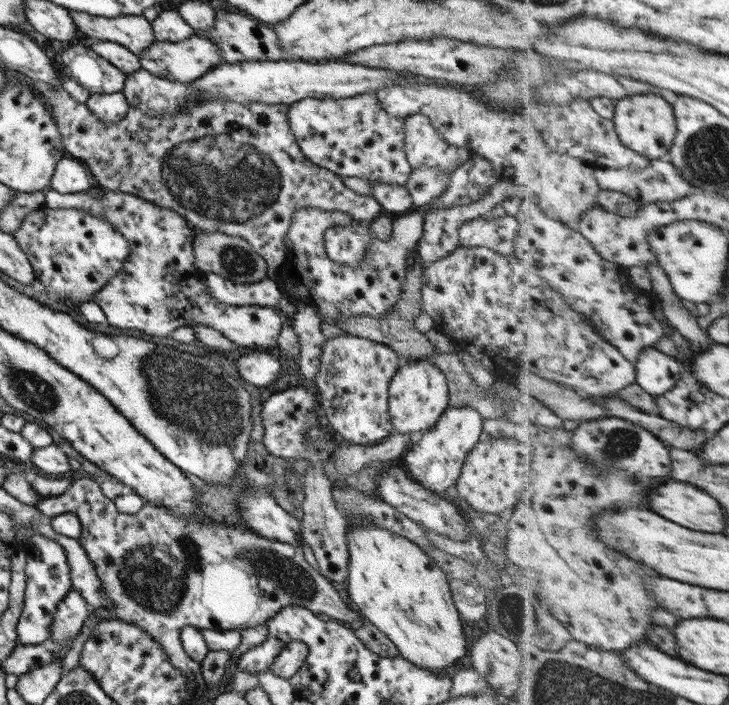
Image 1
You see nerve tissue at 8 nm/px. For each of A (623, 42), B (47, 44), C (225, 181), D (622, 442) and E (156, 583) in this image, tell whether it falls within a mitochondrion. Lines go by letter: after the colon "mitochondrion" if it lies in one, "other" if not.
A: other
B: other
C: mitochondrion
D: mitochondrion
E: mitochondrion

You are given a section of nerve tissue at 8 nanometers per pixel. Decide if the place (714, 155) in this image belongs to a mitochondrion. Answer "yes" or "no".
yes

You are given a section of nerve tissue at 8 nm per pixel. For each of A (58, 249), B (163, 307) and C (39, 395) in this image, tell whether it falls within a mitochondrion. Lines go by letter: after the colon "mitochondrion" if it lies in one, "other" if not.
A: mitochondrion
B: other
C: mitochondrion

